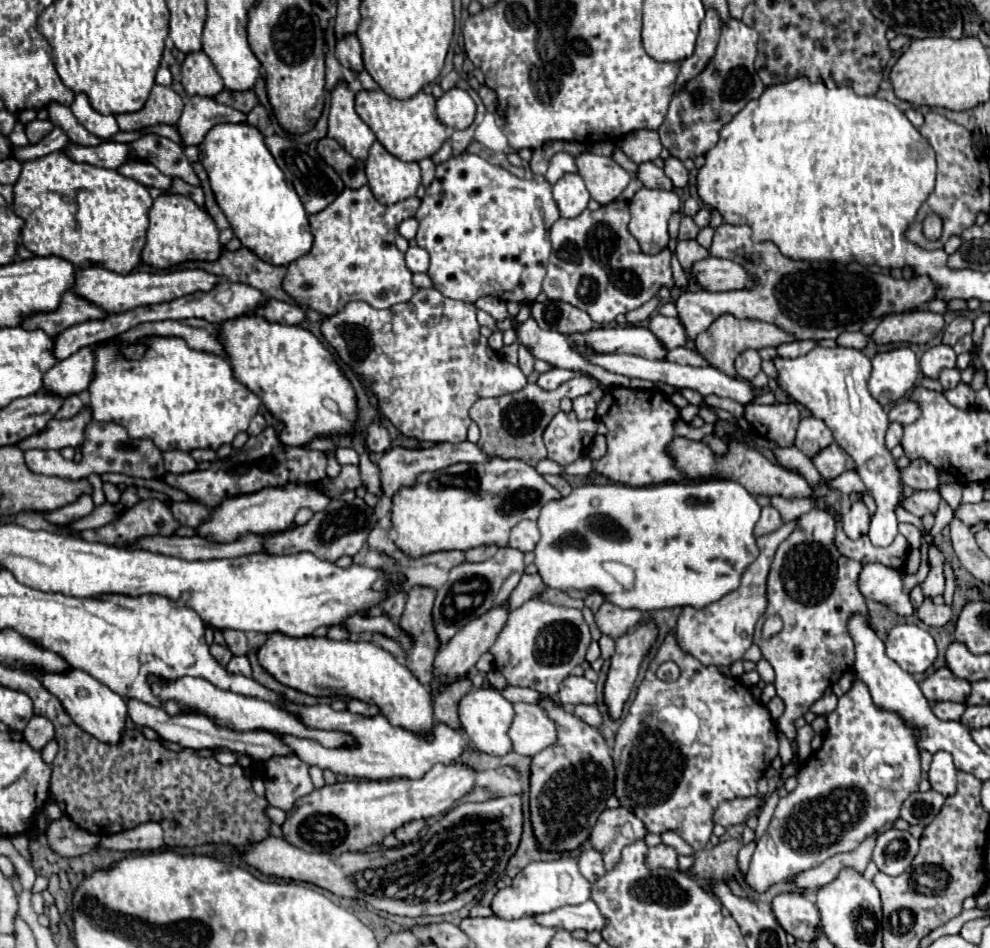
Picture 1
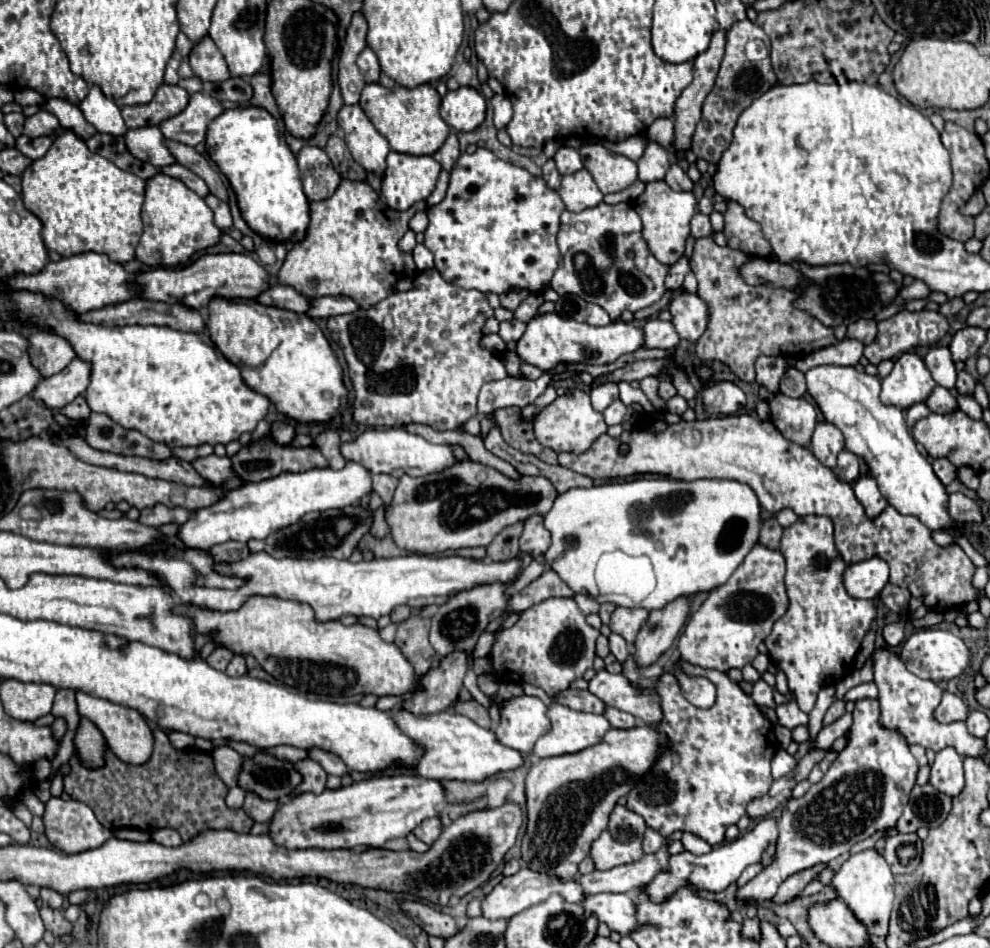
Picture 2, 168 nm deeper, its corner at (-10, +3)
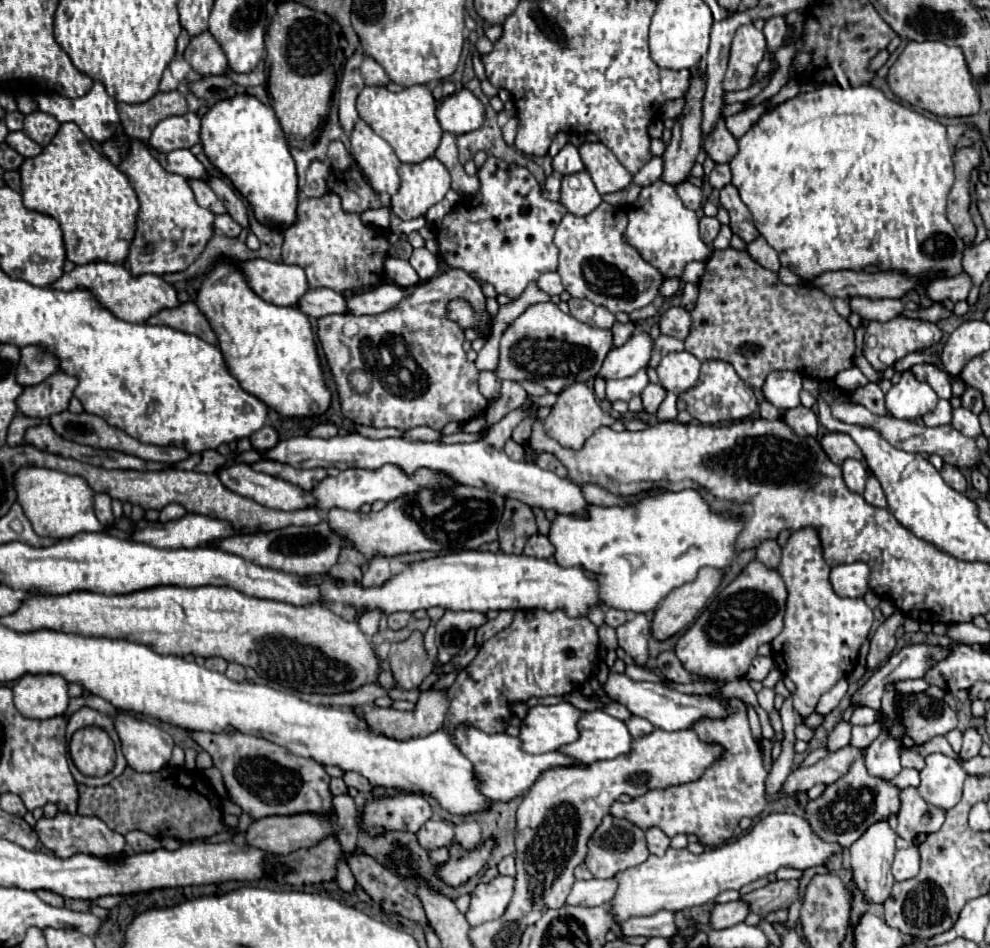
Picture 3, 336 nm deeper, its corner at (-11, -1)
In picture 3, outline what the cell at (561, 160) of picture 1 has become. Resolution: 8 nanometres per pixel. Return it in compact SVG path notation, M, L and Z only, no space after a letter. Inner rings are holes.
M567 144L555 158L553 158L553 170L567 176L567 174L575 174L585 170L581 156L577 152L577 148L573 144Z

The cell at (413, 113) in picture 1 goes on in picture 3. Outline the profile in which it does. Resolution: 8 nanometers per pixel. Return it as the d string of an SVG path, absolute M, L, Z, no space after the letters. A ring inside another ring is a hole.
M365 86L363 92L357 98L357 112L359 116L383 138L391 144L397 158L407 164L423 162L425 158L431 158L441 142L443 130L439 126L439 120L435 116L437 102L429 88L425 86L411 86L397 94L389 92L387 88L377 86Z

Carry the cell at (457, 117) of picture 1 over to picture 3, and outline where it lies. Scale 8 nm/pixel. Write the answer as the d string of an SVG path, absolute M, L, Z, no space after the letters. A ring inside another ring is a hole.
M463 88L443 98L437 108L437 120L445 132L459 136L473 132L483 124L485 108L471 90Z

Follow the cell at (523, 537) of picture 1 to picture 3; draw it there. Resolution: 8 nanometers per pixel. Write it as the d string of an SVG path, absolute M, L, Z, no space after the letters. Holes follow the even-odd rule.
M543 534L531 536L531 540L527 540L525 550L523 550L525 556L533 556L533 558L549 558L549 556L553 556L553 552L555 552L553 544Z

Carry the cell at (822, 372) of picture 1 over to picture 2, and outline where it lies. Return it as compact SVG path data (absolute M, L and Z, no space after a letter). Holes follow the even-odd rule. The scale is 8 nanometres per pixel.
M816 366L806 372L806 386L816 400L826 422L838 426L846 438L846 450L864 458L882 496L902 514L916 516L930 530L964 532L964 522L952 520L948 512L948 492L932 470L932 464L918 452L914 438L906 428L900 408L880 402L880 380L858 372L852 366Z

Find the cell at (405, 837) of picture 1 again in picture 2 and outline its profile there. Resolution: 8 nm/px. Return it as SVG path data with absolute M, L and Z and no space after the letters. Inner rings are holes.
M438 816L426 818L426 820L414 830L416 838L420 838L420 840L426 842L426 844L432 844L432 842L440 836L440 832L442 832L442 824L440 824L440 818L438 818Z

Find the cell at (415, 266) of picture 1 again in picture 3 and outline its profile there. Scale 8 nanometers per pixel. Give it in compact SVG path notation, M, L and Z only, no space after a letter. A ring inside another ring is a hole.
M417 248L413 250L409 264L415 268L415 272L419 274L421 280L427 280L431 276L435 276L435 272L439 270L439 258L435 254L431 254L427 248Z

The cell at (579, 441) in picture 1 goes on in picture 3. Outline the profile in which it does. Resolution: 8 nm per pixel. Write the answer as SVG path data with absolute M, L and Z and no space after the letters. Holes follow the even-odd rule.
M575 382L575 384L571 384L569 388L565 388L565 390L559 394L557 404L551 408L549 416L543 420L543 430L545 430L545 434L547 434L549 438L553 438L555 442L559 442L563 448L579 450L579 448L583 448L585 440L591 438L599 428L603 428L603 426L613 426L615 420L621 420L625 428L629 431L640 431L649 427L647 423L640 420L637 416L629 415L624 419L617 419L611 412L605 412L605 410L597 404L593 390L591 390L587 384L583 384L583 382Z

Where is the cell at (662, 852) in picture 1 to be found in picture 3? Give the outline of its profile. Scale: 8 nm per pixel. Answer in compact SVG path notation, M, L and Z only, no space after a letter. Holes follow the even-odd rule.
M607 878L607 880L577 880L573 884L573 890L567 898L569 904L573 906L603 906L613 900L617 892L617 880Z

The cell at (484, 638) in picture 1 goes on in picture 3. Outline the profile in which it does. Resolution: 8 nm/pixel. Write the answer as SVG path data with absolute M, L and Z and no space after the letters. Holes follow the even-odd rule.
M429 688L421 692L415 710L411 712L397 712L393 708L373 706L371 710L361 714L375 732L403 740L407 736L427 736L443 728L447 708L447 692Z

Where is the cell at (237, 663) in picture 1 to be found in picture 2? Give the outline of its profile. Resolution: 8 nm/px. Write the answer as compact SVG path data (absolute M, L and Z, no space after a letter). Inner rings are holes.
M234 656L232 662L228 664L226 668L226 674L228 676L244 676L248 670L246 670L246 664L244 664L244 658L242 656Z

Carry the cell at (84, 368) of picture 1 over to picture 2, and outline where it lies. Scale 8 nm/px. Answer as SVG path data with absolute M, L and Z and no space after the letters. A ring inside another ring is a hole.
M74 358L62 372L36 384L32 398L42 400L46 408L60 410L82 394L90 384L90 364Z

